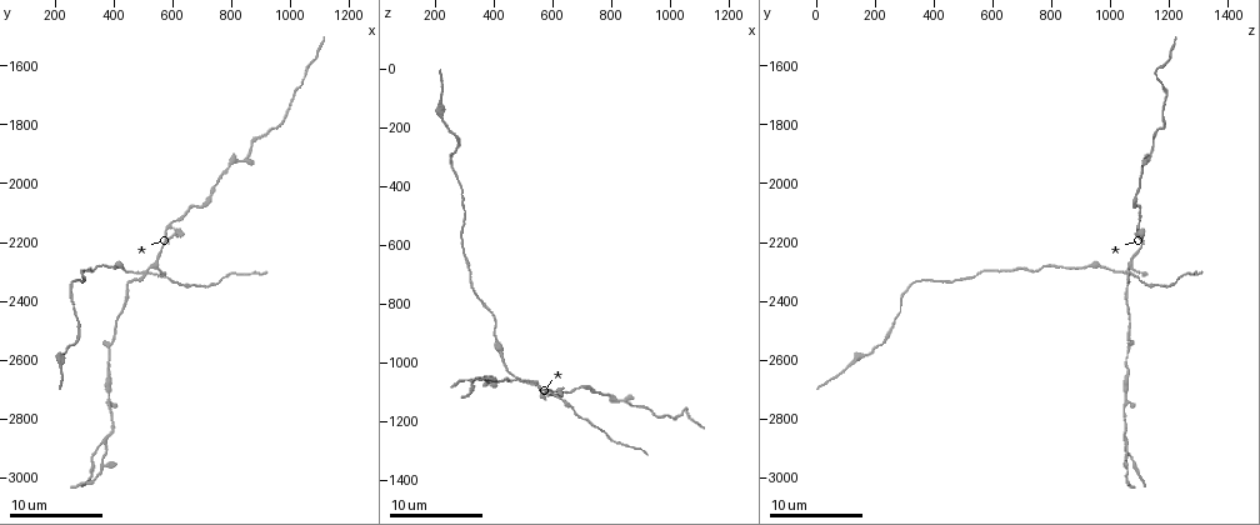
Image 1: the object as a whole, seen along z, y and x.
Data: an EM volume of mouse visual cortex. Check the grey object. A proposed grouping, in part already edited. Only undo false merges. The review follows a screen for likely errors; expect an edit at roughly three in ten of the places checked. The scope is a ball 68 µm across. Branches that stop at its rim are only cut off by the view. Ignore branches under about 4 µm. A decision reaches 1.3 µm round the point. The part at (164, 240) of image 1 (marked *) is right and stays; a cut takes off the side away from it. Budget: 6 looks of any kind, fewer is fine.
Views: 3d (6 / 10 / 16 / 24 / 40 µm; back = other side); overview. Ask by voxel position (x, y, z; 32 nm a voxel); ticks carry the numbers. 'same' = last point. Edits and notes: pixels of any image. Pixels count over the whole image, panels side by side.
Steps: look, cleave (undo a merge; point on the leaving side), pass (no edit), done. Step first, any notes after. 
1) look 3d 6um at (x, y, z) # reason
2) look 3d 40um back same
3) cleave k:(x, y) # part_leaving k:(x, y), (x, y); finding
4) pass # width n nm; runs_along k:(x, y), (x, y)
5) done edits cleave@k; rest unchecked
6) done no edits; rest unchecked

look 3d 6um at (500, 2310, 1070)

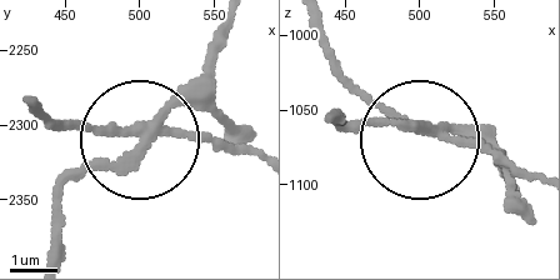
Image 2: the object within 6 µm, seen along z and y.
look 3d 6um back at (500, 2310, 1060)

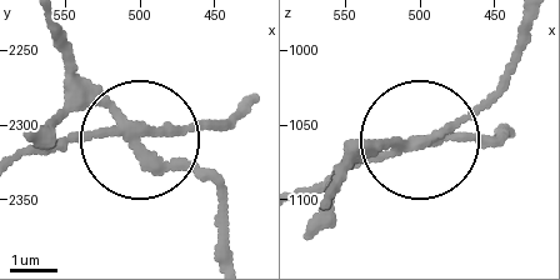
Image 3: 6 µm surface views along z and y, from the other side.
cleave 3:(65, 145) # width 220 nm; part_leaving 3:(131, 130), (223, 130), (248, 106); two neurons meet here

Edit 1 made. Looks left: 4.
look 3d 16um at (390, 2750, 1050) # side arm on a straight run

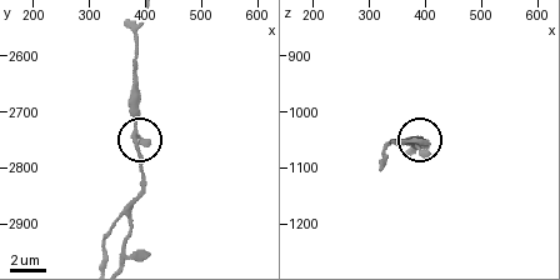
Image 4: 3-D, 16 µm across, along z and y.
look 3d 6um same # zoom in

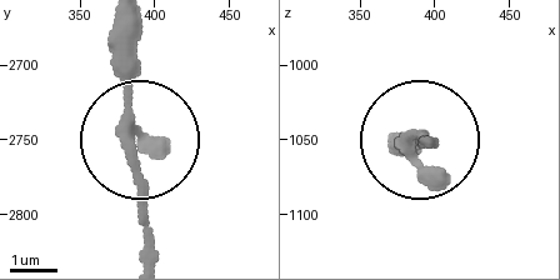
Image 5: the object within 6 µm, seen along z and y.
pass # arms 3; all the same neuron

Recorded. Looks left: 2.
look 3d 16um at (370, 2890, 1050)

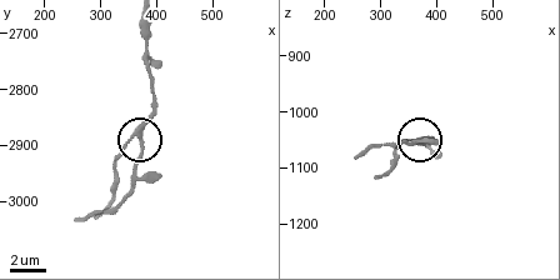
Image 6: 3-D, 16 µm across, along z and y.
cleave 6:(121, 153) # width 210 nm; a second neuron is stuck on

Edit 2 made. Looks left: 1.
done edits cleave@3, cleave@6; rest unchecked

